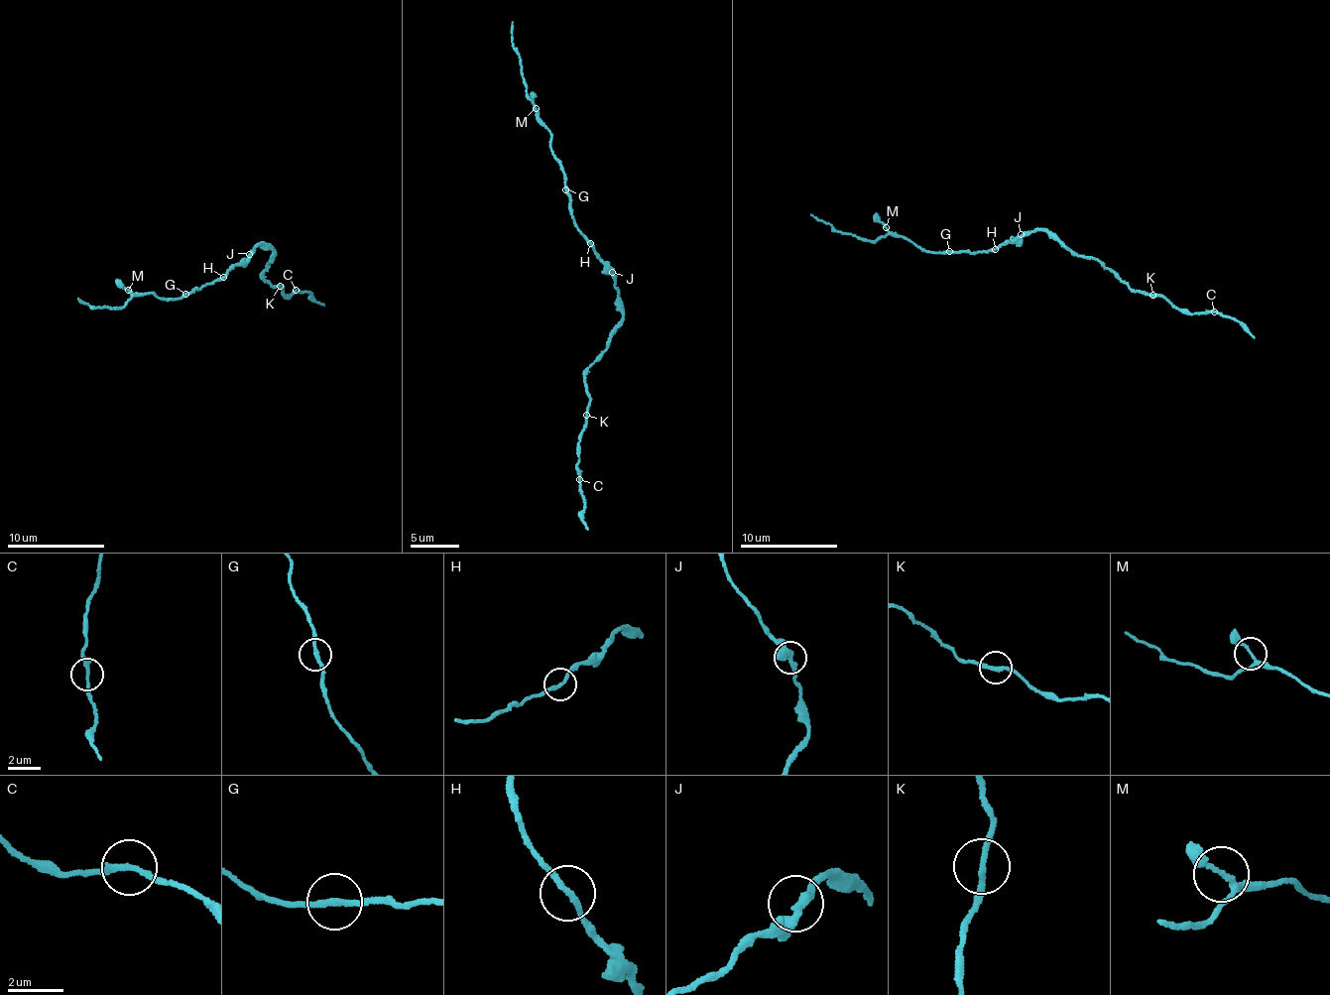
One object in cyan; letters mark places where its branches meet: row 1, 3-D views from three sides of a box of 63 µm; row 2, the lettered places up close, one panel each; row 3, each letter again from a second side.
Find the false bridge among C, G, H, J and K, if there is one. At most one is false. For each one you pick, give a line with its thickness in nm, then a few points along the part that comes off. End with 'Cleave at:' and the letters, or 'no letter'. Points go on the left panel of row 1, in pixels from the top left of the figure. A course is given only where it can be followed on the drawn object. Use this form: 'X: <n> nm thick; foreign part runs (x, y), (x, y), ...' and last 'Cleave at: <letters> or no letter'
Cleave at: no letter

